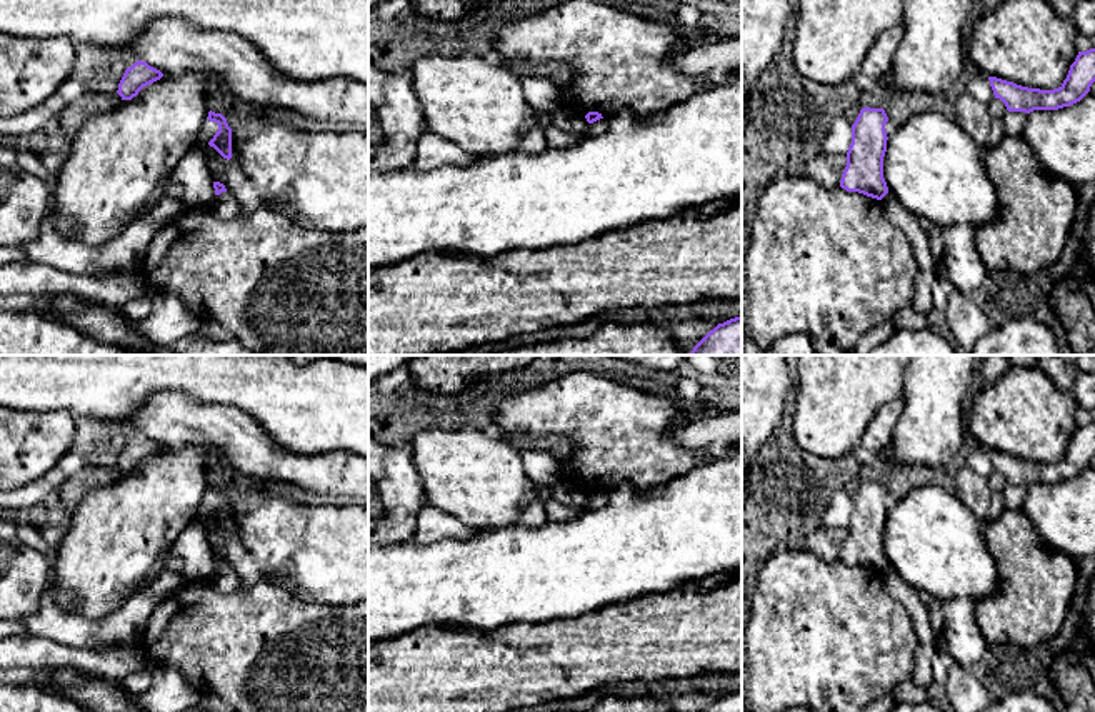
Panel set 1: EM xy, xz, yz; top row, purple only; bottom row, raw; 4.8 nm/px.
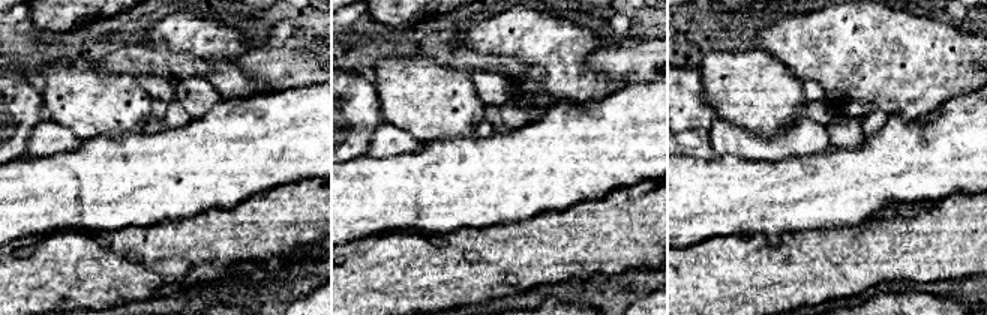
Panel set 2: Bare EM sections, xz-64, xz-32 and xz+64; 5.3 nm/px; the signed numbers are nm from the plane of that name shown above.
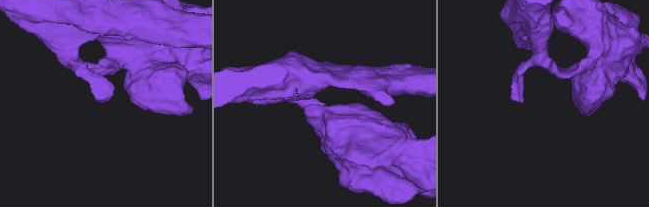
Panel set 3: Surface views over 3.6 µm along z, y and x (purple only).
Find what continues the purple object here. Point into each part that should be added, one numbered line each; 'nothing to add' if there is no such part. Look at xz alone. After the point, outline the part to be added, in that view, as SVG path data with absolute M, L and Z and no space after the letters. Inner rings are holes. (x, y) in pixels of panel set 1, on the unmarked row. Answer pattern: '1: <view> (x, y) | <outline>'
nothing to add

